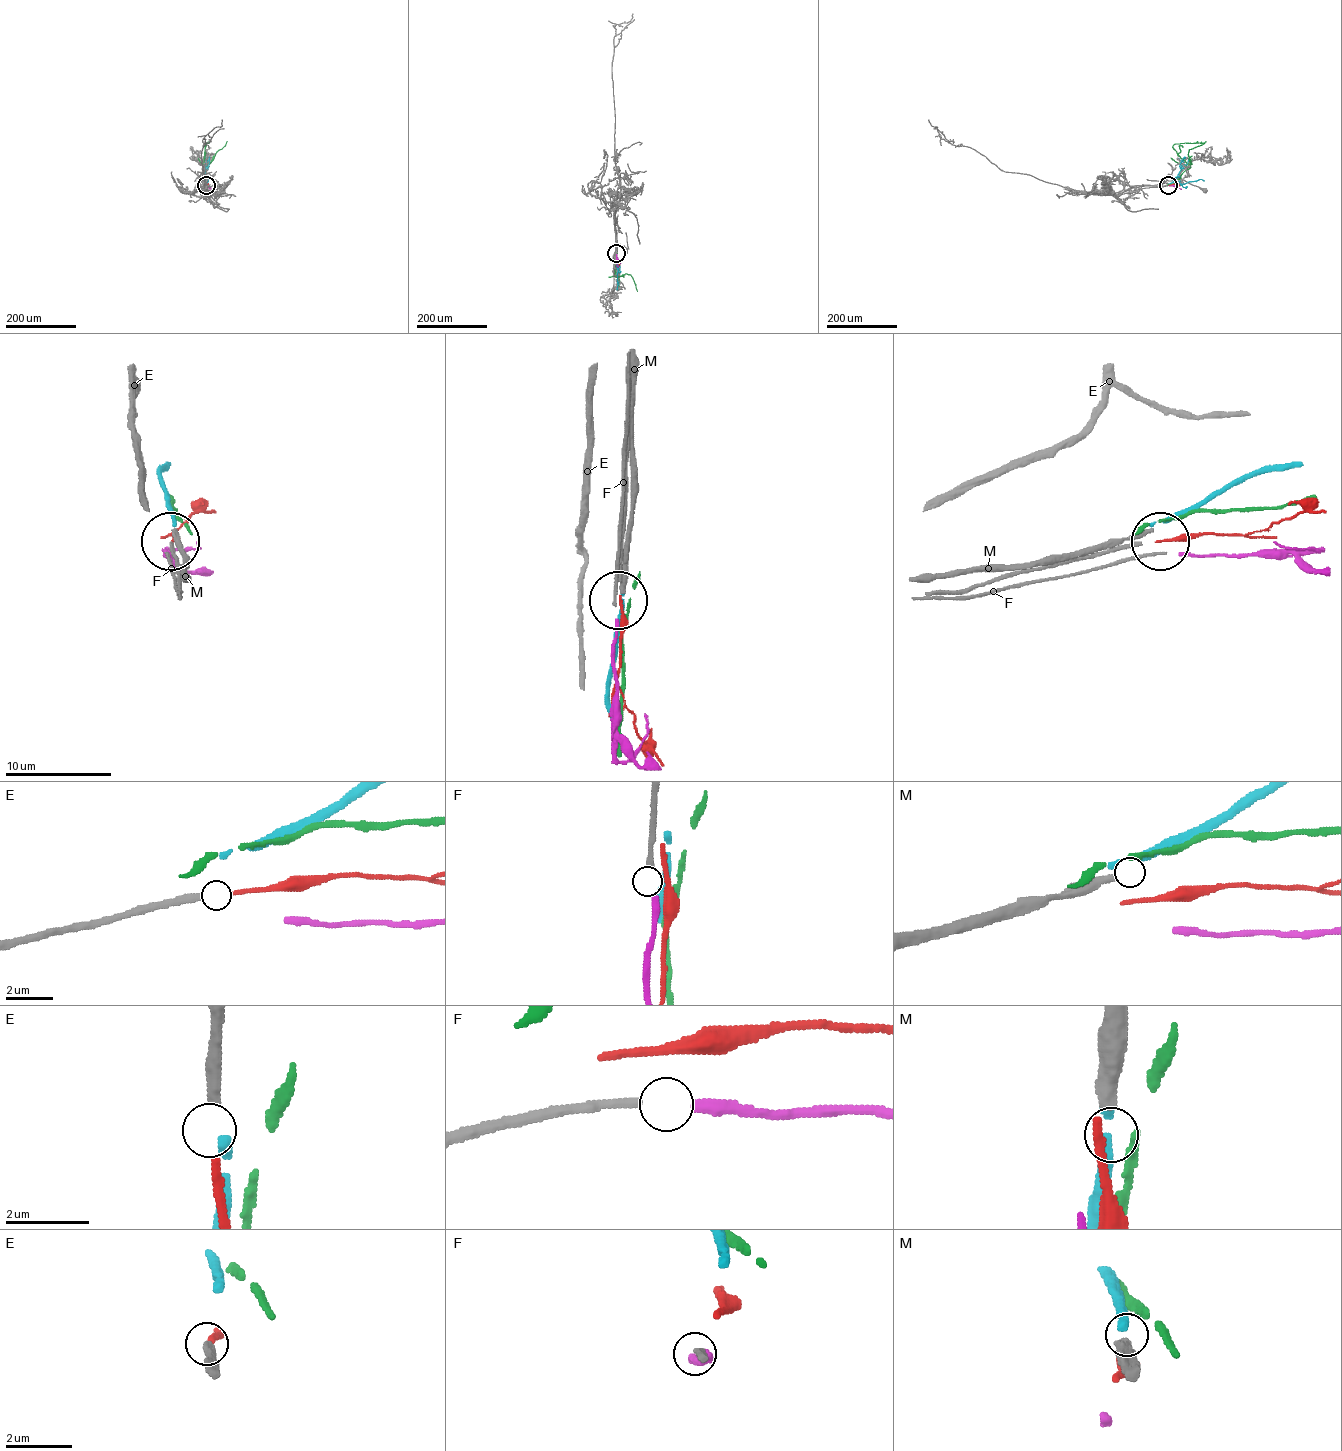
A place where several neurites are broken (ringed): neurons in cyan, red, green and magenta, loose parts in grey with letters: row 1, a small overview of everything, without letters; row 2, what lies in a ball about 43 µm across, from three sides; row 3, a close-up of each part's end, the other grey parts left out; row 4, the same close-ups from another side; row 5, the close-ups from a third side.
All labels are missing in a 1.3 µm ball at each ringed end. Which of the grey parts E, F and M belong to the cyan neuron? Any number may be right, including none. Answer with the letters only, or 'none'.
none

